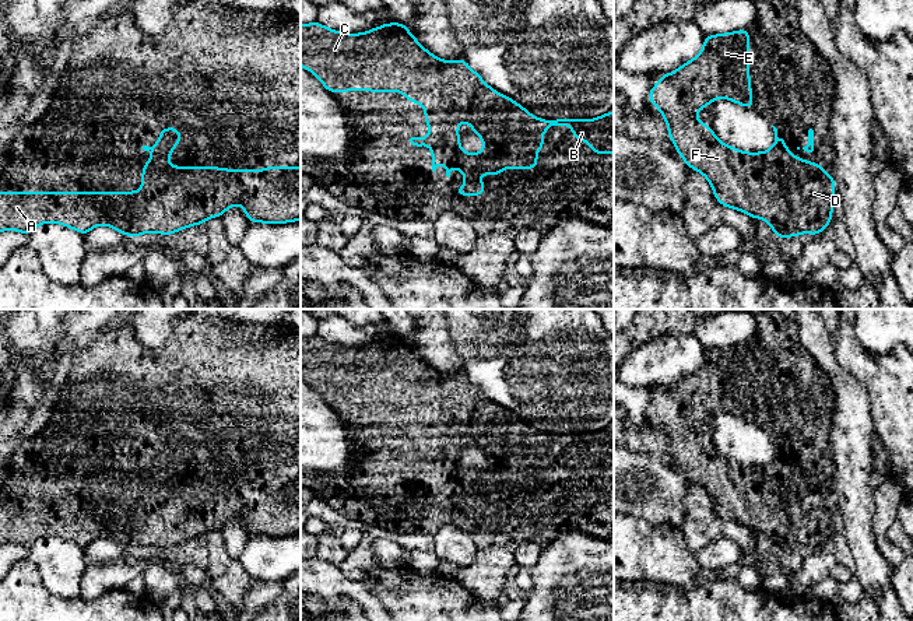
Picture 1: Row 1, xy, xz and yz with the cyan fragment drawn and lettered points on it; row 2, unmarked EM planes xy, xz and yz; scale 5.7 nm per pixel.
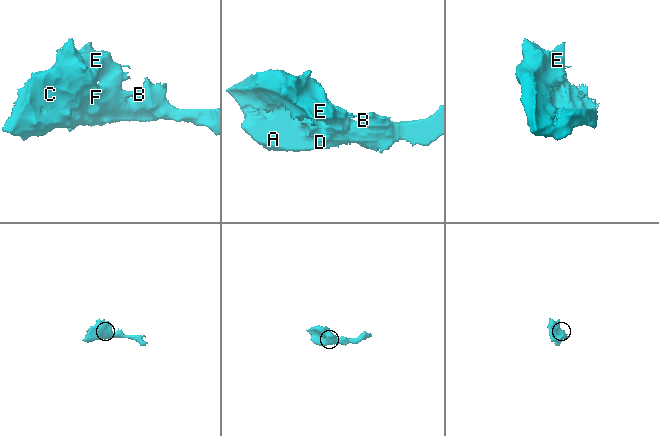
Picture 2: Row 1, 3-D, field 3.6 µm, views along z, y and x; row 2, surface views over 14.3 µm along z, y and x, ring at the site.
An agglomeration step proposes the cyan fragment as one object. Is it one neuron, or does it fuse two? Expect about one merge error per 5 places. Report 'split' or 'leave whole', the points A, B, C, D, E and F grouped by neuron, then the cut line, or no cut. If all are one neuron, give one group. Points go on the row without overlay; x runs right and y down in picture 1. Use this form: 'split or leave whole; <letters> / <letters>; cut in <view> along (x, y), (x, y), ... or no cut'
leave whole; A B C D E F; no cut

